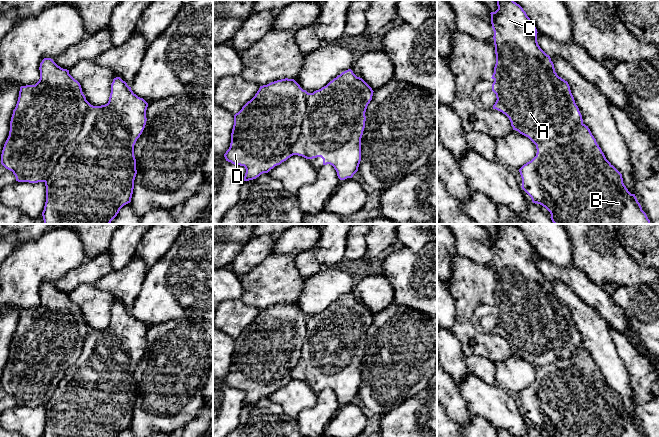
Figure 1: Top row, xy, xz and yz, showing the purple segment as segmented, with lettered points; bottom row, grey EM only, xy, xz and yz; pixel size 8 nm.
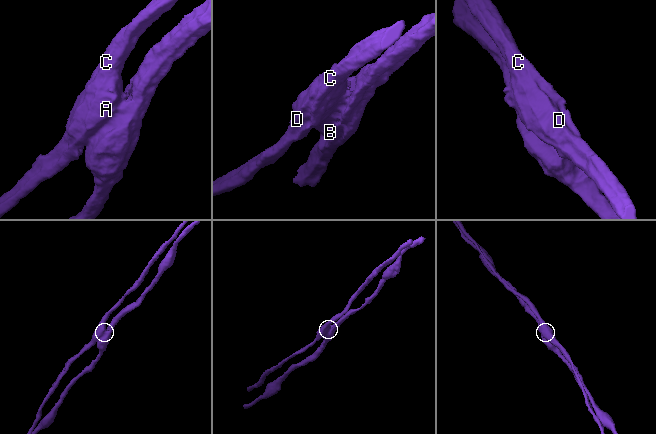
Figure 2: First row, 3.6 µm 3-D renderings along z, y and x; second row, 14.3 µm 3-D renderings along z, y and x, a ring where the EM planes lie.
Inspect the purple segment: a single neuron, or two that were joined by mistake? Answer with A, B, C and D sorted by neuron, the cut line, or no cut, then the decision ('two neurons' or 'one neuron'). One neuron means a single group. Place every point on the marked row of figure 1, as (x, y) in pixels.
A C D / B; cut in xy along (99, 106), (86, 116), (81, 133), (44, 181); two neurons

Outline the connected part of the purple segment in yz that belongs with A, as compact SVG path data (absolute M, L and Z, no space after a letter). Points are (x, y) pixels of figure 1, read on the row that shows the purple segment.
M497 0L498 9L491 12L491 24L494 31L496 64L492 79L492 91L496 94L493 109L505 114L513 130L528 137L535 145L555 136L573 136L574 129L583 124L582 115L575 103L567 81L555 72L554 64L538 45L537 29L523 8L513 0Z

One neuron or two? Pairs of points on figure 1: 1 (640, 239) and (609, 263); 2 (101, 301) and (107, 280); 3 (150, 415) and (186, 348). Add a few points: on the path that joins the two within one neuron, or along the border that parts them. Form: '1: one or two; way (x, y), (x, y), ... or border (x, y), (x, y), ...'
1: two; border (616, 234), (625, 251), (639, 264), (644, 265)
2: two; border (93, 284), (107, 291), (114, 301)
3: one; way (167, 398), (169, 396), (170, 376), (175, 365)

